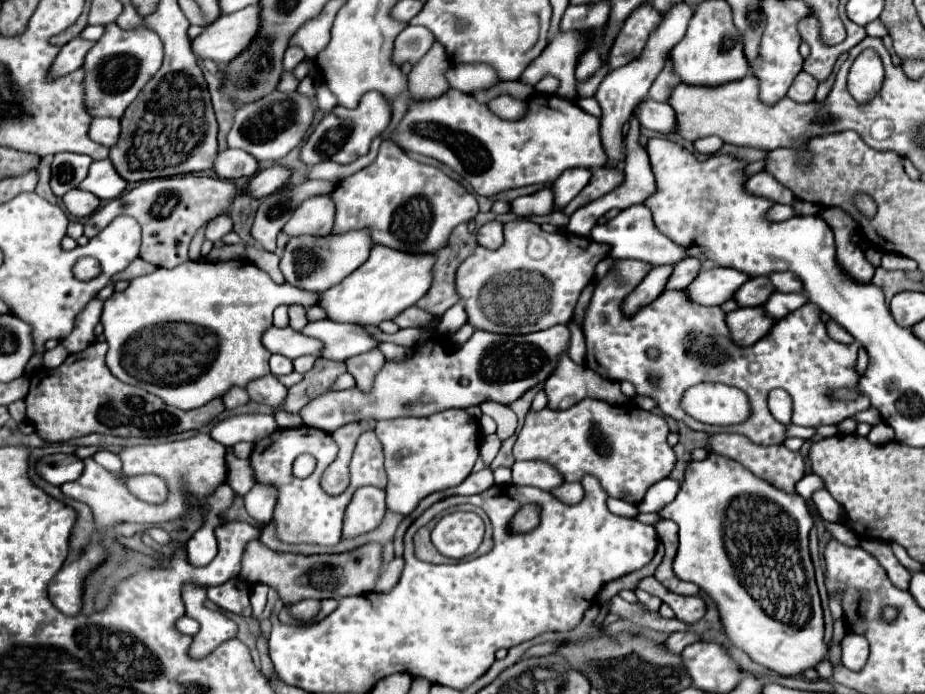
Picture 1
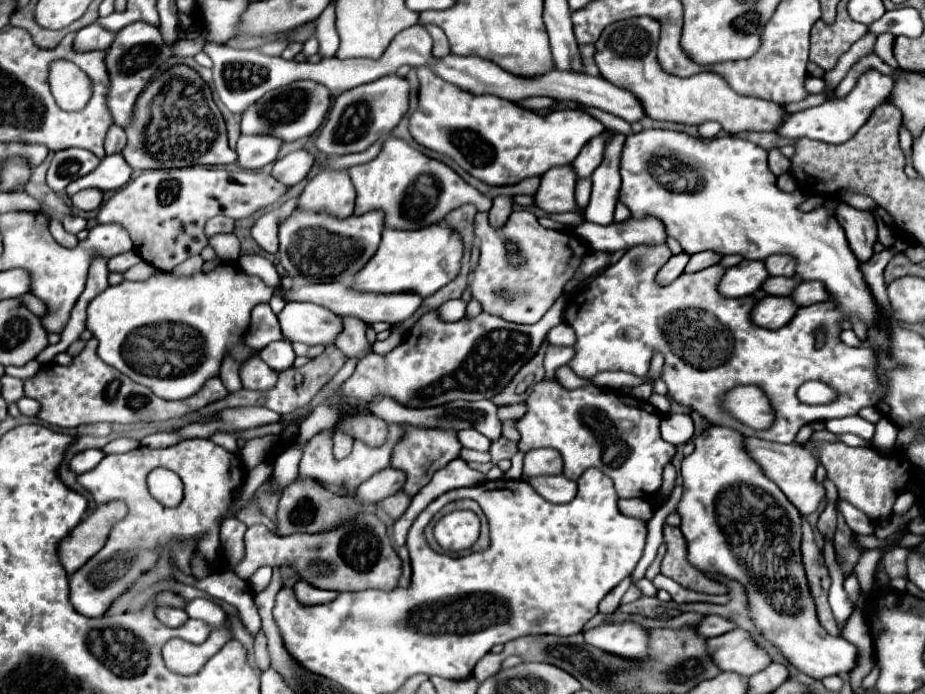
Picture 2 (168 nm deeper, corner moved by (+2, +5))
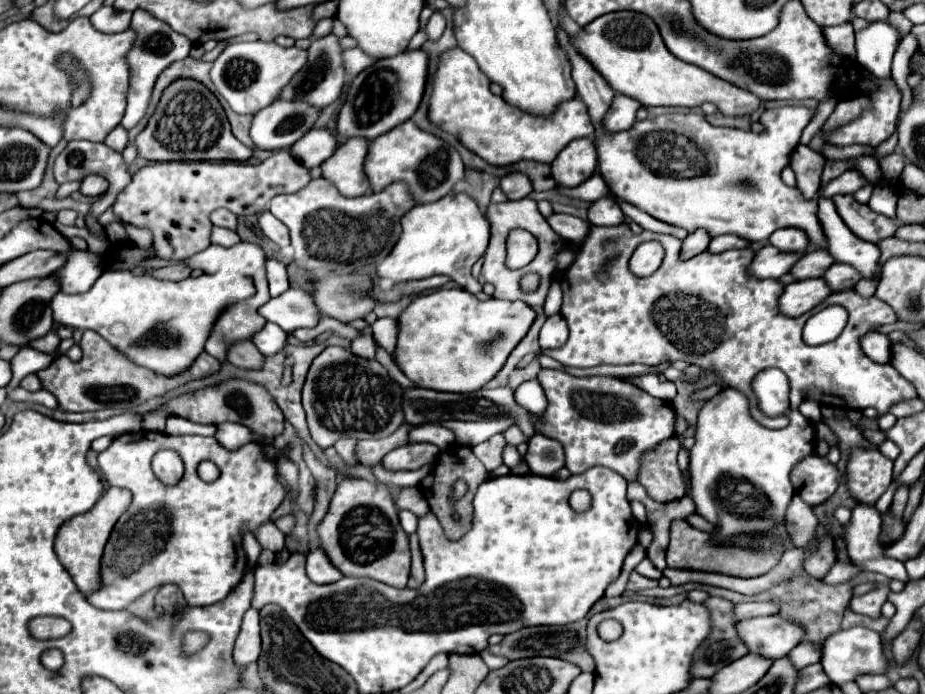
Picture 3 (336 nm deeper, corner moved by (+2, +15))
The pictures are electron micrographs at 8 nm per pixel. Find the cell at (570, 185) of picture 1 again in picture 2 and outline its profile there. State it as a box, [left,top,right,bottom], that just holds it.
[571,132,605,180]

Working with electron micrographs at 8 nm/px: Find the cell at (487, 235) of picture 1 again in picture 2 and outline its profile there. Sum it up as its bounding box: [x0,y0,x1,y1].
[489,196,513,226]

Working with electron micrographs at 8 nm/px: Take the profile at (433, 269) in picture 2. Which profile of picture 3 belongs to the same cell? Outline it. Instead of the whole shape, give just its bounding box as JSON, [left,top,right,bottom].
[377,192,489,294]

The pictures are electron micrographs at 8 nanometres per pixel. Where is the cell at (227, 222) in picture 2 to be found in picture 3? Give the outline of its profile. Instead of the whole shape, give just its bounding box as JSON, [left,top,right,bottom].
[211,208,237,230]

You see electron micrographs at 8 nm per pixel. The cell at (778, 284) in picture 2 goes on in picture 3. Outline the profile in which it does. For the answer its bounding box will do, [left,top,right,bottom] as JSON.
[791,248,833,280]

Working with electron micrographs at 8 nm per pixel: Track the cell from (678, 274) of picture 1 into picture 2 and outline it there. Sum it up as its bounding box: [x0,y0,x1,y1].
[685,252,721,272]

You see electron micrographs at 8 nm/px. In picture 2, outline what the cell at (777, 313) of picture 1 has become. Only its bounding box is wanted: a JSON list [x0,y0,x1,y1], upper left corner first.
[789,282,829,306]

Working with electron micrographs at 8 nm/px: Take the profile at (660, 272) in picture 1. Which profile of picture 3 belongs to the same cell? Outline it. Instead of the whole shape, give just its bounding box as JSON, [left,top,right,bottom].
[681,228,711,258]

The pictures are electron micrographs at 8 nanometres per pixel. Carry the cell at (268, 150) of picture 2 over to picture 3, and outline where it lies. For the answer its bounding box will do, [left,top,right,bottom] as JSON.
[251,100,321,150]

